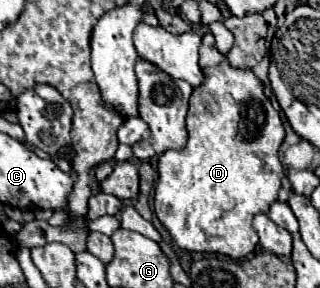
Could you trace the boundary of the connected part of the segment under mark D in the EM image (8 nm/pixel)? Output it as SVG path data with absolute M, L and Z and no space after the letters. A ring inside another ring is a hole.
M211 34L203 36L203 44L199 50L199 66L205 78L189 98L189 140L185 144L185 150L167 150L159 156L154 213L179 248L189 252L217 252L239 260L251 254L259 242L257 232L251 226L253 216L259 212L269 212L269 206L277 200L277 192L285 176L279 162L279 146L285 138L285 130L279 112L263 94L259 78L251 70L233 68L227 58L219 50L215 50L215 38ZM253 140L257 142L257 150L245 150L243 146L251 146Z

